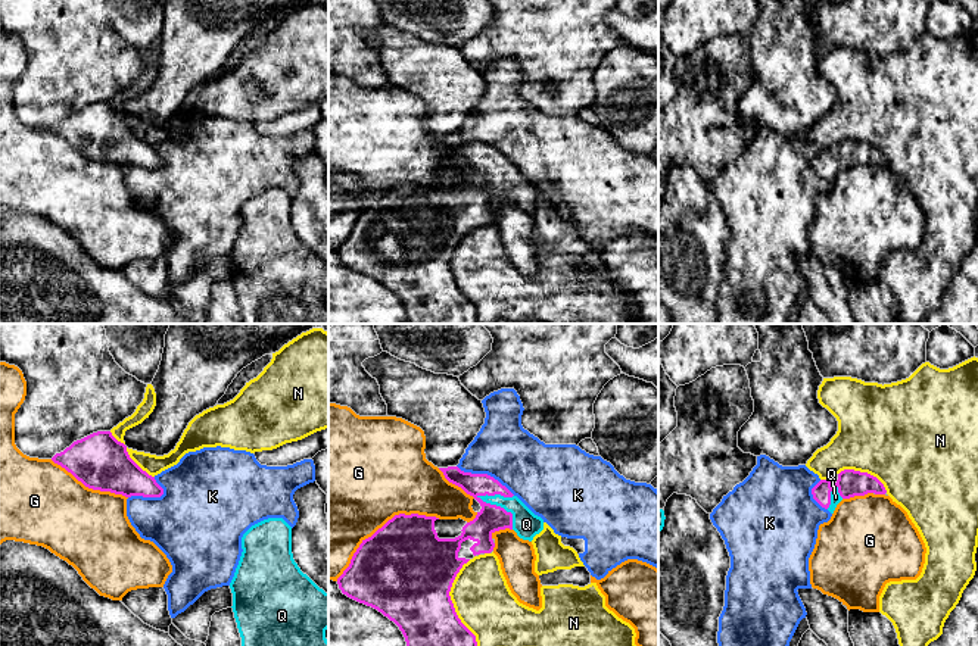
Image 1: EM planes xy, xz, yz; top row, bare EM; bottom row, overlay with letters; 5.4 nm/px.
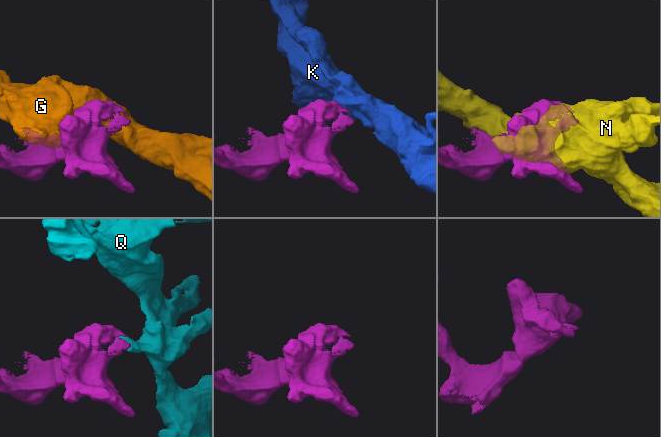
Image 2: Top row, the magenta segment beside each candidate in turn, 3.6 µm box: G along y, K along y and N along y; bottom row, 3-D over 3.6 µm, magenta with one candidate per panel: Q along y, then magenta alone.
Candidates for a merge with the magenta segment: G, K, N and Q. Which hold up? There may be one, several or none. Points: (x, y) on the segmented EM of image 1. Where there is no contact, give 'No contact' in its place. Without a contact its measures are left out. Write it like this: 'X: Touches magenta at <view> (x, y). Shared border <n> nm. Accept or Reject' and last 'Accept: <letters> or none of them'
G: Touches magenta at xz (383, 526). Shared border 650 nm. Reject
K: Touches magenta at xz (486, 474). Shared border 360 nm. Reject
N: Touches magenta at xz (451, 602). Shared border 480 nm. Reject
Q: Touches magenta at xz (500, 506). Shared border 280 nm. Accept
Accept: Q

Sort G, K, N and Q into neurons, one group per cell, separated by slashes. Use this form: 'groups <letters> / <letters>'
groups G / K / N / Q

